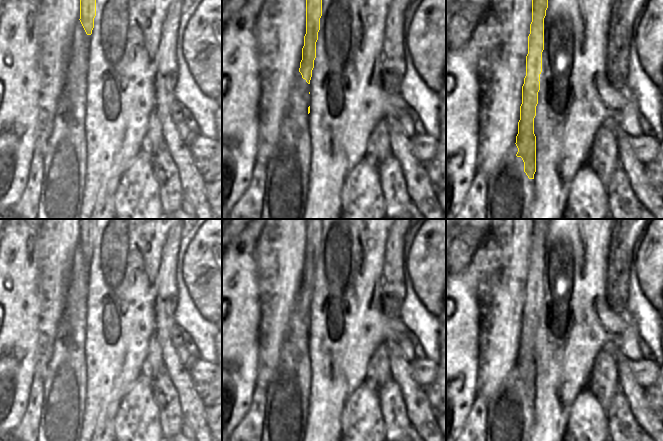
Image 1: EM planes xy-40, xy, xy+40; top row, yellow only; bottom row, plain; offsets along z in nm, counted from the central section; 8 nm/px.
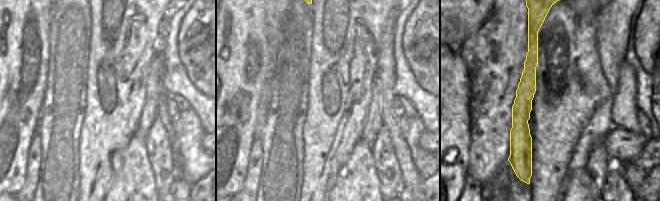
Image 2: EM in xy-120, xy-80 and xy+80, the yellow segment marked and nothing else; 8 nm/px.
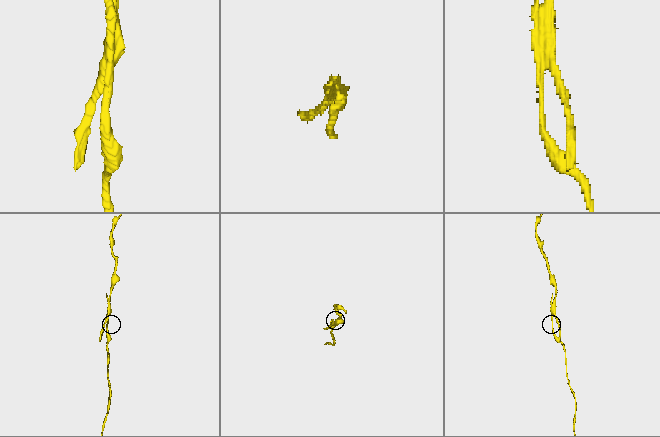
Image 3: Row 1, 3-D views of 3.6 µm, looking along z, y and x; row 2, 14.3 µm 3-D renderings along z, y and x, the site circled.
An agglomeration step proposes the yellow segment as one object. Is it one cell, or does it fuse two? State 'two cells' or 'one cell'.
two cells

